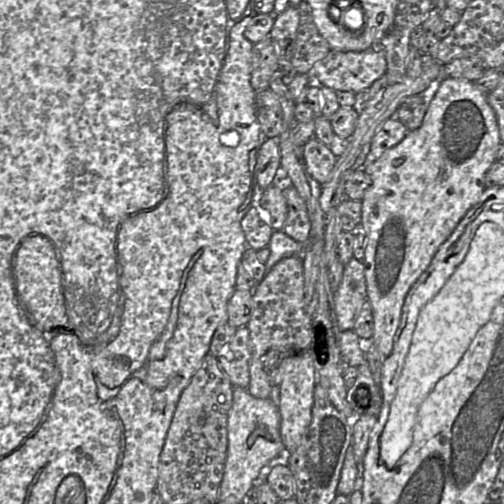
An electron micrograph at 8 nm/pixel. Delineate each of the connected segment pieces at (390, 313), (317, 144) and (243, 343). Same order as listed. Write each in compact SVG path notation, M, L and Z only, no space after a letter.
M445 78L439 82L422 125L408 131L400 143L386 150L378 159L370 159L363 168L372 182L361 200L362 220L359 225L366 237L363 263L367 299L374 319L371 341L384 357L393 350L407 293L467 211L479 201L486 188L485 174L497 161L496 152L502 143L496 114L487 100L488 93L463 78Z
M313 137L302 147L302 152L309 174L320 185L328 182L337 160L330 148Z
M247 326L237 328L232 340L218 358L218 362L232 386L247 389L250 381L250 336Z

